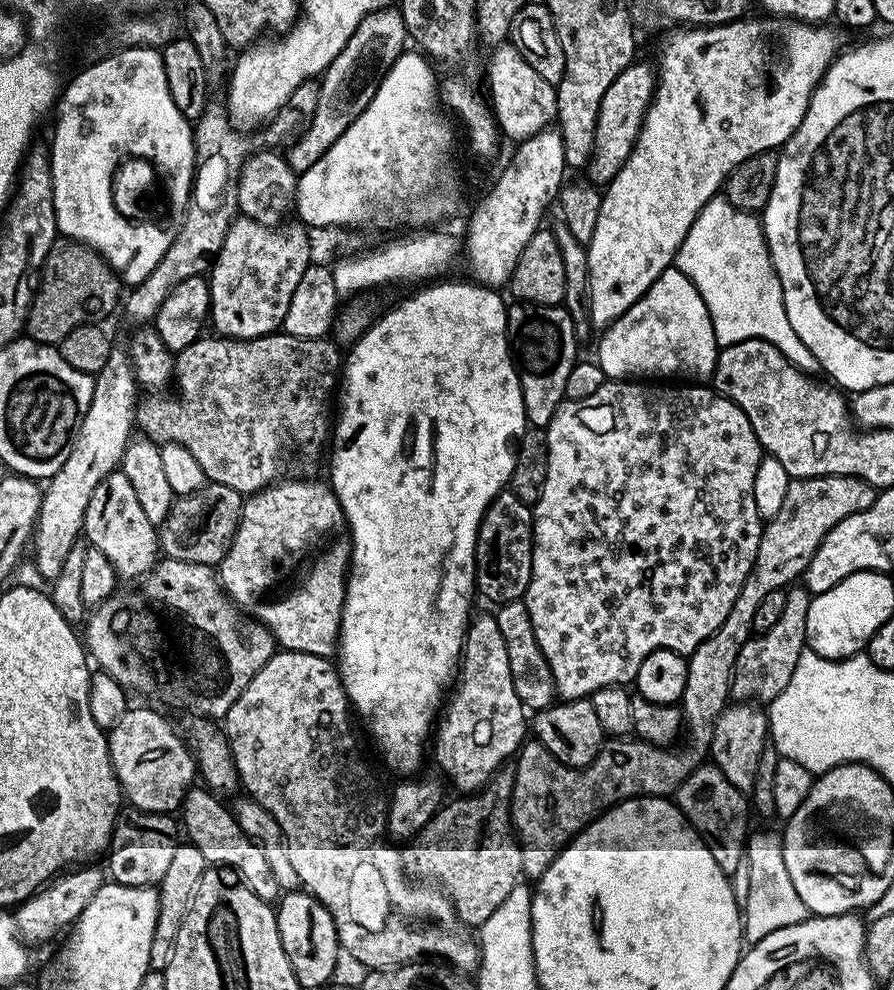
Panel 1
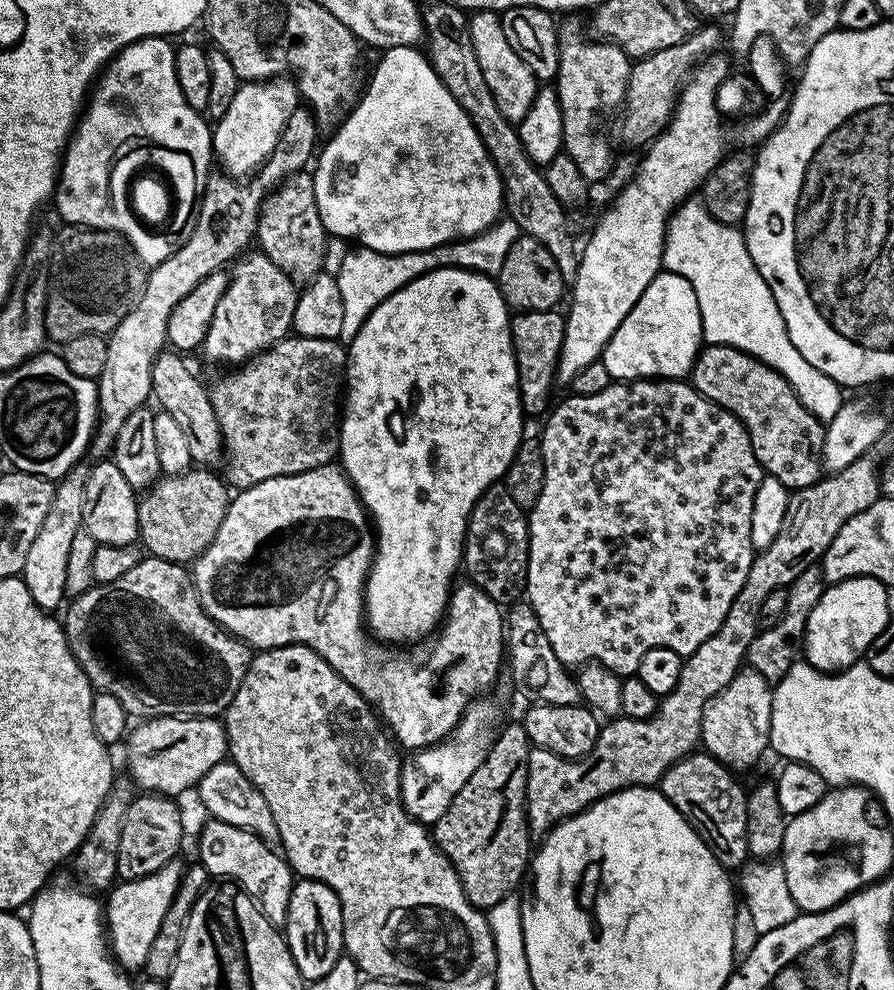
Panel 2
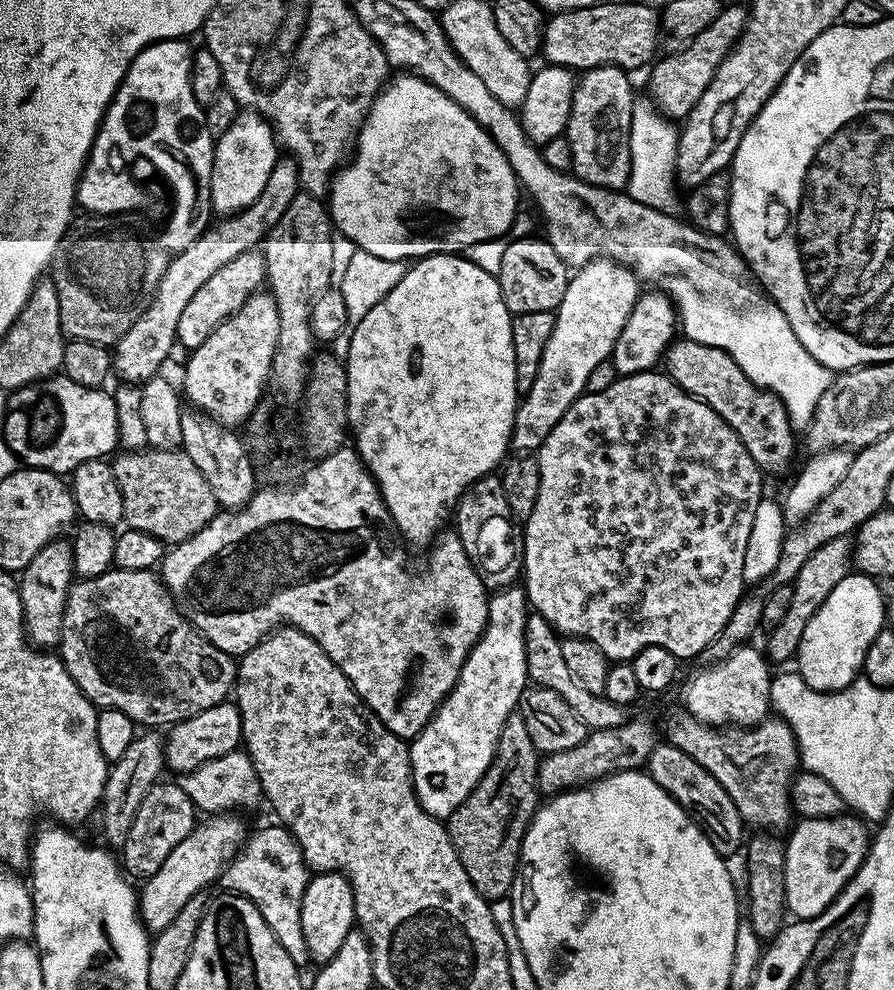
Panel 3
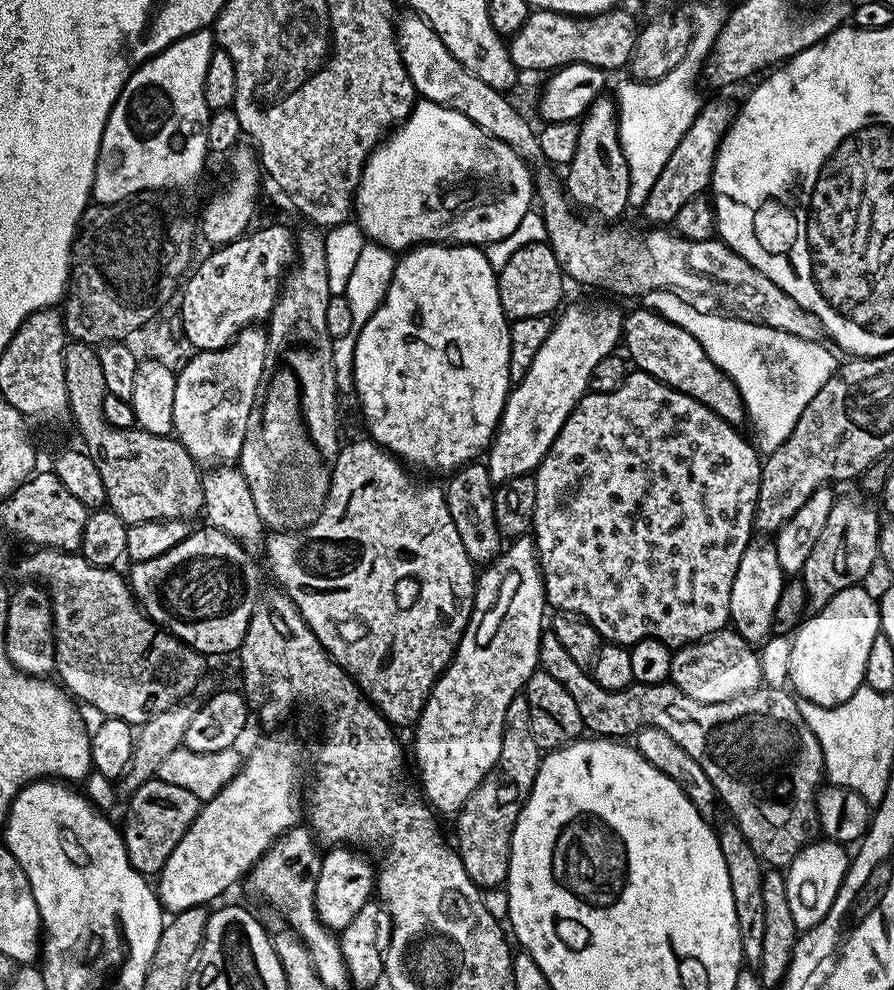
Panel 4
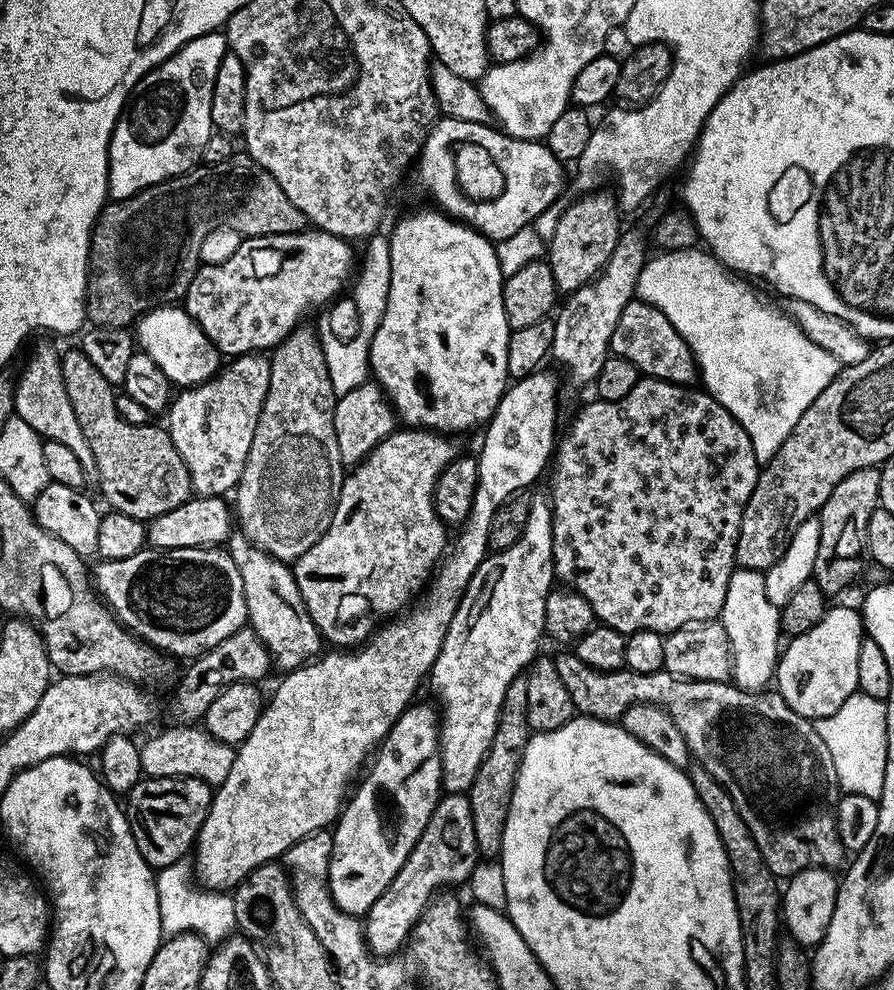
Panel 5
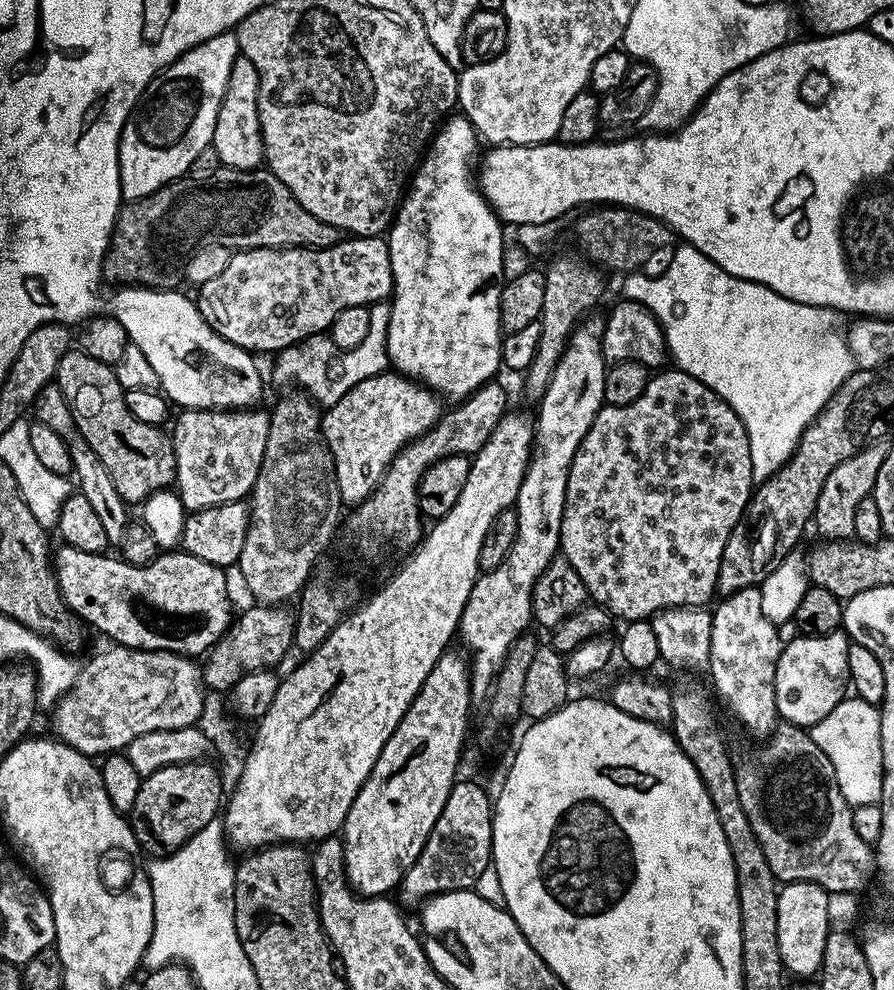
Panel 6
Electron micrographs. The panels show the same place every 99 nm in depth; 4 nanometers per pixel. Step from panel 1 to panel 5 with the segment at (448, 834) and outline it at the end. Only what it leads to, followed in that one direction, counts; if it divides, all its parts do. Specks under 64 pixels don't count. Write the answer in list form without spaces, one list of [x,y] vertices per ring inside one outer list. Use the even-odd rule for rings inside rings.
[[[524,674],[516,676],[514,682],[510,682],[510,690],[506,690],[506,698],[502,702],[500,721],[498,722],[498,730],[494,734],[494,742],[474,778],[471,788],[466,793],[474,818],[476,850],[484,858],[499,857],[504,820],[508,817],[510,798],[516,785],[516,772],[520,768],[520,758],[524,755],[524,748],[528,744],[530,729],[526,712],[527,685],[528,677]]]

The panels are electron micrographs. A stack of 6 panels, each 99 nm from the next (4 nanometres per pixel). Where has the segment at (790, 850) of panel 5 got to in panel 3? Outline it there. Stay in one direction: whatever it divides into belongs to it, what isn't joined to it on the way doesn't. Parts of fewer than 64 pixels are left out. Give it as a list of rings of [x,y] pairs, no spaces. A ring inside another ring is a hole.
[[[534,610],[529,611],[524,627],[524,637],[526,638],[526,670],[529,681],[535,687],[554,690],[554,694],[561,696],[566,702],[566,706],[570,706],[570,710],[574,710],[574,714],[578,714],[578,718],[582,718],[585,726],[593,732],[624,723],[625,705],[610,702],[604,695],[590,694],[590,690],[586,690],[579,682],[574,682],[574,678],[570,678],[570,670],[566,667],[566,661],[562,659],[561,637],[556,629],[550,626],[550,622],[546,622],[546,618],[542,618],[542,614],[538,614]],[[687,710],[679,711],[670,712],[664,718],[662,732],[668,735],[667,743],[690,754],[698,766],[722,782],[722,790],[738,806],[745,825],[783,833],[783,828],[787,829],[794,820],[792,781],[801,767],[800,747],[787,722],[769,718],[751,726],[713,726],[698,722]]]

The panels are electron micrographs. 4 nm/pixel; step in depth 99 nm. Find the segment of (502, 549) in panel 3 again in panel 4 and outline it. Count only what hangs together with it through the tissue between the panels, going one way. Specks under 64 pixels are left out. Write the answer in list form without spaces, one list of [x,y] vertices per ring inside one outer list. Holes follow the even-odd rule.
[[[487,463],[466,464],[451,473],[447,480],[444,501],[448,503],[450,518],[454,518],[454,526],[458,526],[458,535],[462,538],[462,546],[466,546],[466,554],[477,566],[491,565],[501,555],[502,537],[494,514],[496,488],[490,478]]]

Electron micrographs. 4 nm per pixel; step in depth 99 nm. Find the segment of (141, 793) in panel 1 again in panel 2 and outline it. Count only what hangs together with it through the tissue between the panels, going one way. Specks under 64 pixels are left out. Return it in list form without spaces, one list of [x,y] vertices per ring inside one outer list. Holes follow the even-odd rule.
[[[153,716],[139,721],[140,724],[131,729],[126,736],[126,745],[128,744],[128,769],[127,775],[134,781],[137,789],[143,790],[148,794],[159,794],[169,798],[180,798],[187,788],[195,789],[199,785],[200,779],[208,773],[214,766],[218,766],[225,757],[228,756],[228,735],[224,732],[223,723],[219,719],[210,716]]]

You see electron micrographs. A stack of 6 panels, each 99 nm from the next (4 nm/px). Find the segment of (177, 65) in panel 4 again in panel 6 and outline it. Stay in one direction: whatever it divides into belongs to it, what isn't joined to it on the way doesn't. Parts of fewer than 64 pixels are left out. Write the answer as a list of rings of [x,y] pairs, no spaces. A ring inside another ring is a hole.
[[[235,31],[214,34],[214,38],[206,38],[206,42],[182,53],[169,68],[162,69],[146,85],[120,135],[120,195],[125,201],[149,196],[163,184],[179,180],[187,173],[190,162],[210,147],[218,106],[222,106],[222,94],[226,94],[226,82],[230,78],[230,66],[234,66],[239,55]]]

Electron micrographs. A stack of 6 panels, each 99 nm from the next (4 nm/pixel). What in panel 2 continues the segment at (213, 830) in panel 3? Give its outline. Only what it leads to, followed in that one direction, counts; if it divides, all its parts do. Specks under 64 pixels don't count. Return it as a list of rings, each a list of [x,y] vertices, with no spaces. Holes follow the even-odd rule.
[[[179,859],[166,862],[166,866],[154,870],[154,874],[117,883],[107,893],[106,935],[110,951],[121,969],[143,969],[150,942],[154,942],[154,934],[158,934],[158,926],[162,926],[162,918],[166,918],[166,910],[170,910],[170,902],[174,902],[174,894],[184,877],[185,865],[180,863]]]

